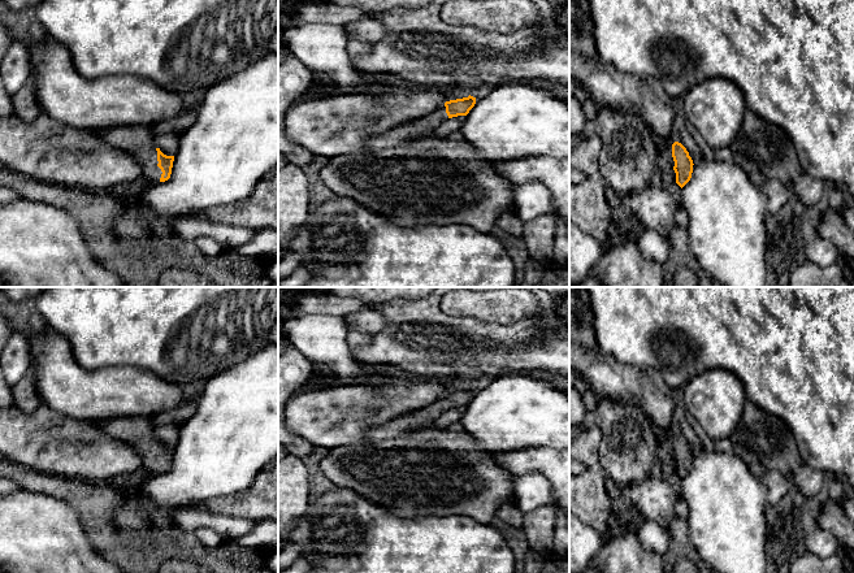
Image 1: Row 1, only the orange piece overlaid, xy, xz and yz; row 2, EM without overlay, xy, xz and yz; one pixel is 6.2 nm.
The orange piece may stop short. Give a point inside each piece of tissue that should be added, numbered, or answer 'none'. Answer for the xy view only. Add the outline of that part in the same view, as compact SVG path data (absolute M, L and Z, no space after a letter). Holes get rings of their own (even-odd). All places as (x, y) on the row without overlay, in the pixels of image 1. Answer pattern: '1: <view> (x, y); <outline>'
1: xy (137, 432); M118 417L112 420L94 420L94 424L105 429L112 437L131 444L142 459L144 466L152 474L159 474L161 460L157 457L157 442L155 430L147 417Z

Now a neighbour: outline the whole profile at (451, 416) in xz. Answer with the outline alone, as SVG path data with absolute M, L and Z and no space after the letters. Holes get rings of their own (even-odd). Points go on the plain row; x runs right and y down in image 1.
M458 407L448 409L447 412L442 413L438 420L435 421L435 426L438 429L445 429L459 421L465 411L465 407Z

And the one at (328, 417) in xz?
M377 376L365 382L348 382L343 386L317 387L308 392L295 394L285 405L283 424L296 437L313 447L322 447L328 451L364 442L364 434L369 427L424 408L445 395L439 382L417 382L415 378L415 376L412 378Z

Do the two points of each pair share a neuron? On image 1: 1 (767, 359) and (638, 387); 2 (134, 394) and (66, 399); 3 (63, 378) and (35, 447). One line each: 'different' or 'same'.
1: different
2: same
3: different

